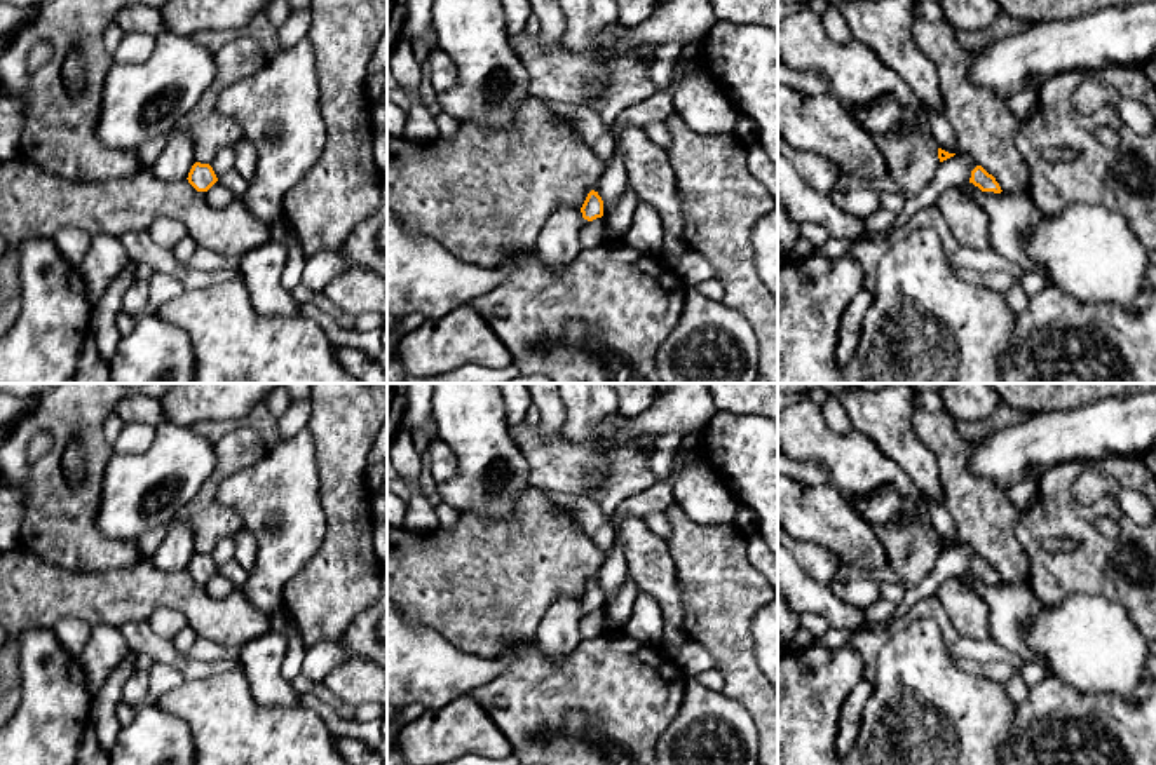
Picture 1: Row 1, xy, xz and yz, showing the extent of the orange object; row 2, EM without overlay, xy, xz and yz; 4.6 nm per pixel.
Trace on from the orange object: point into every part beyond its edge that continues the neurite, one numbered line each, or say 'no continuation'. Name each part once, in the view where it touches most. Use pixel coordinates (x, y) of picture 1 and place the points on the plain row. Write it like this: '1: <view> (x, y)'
no continuation

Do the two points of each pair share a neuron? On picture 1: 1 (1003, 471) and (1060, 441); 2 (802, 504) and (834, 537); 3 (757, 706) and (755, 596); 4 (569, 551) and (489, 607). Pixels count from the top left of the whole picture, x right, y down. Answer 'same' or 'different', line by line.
1: same
2: same
3: same
4: same

